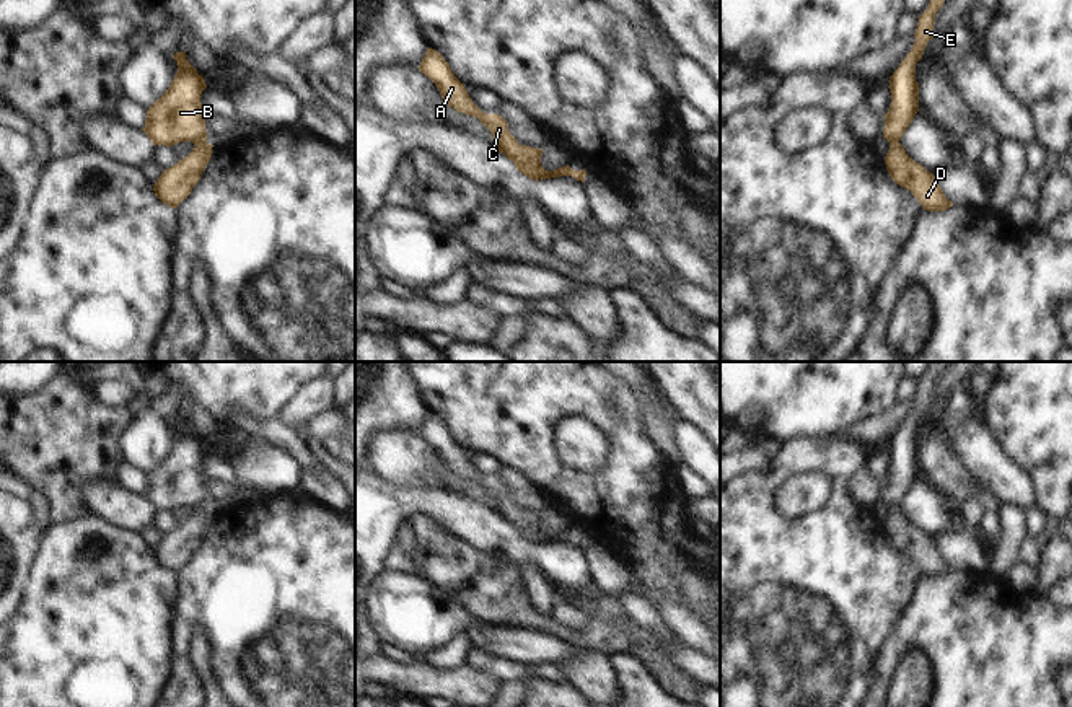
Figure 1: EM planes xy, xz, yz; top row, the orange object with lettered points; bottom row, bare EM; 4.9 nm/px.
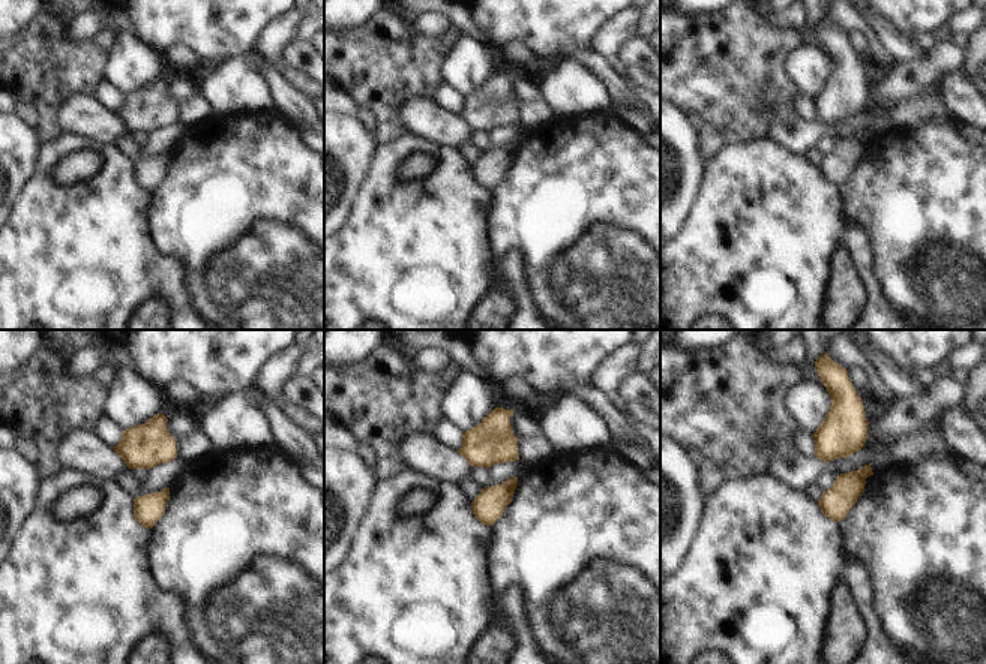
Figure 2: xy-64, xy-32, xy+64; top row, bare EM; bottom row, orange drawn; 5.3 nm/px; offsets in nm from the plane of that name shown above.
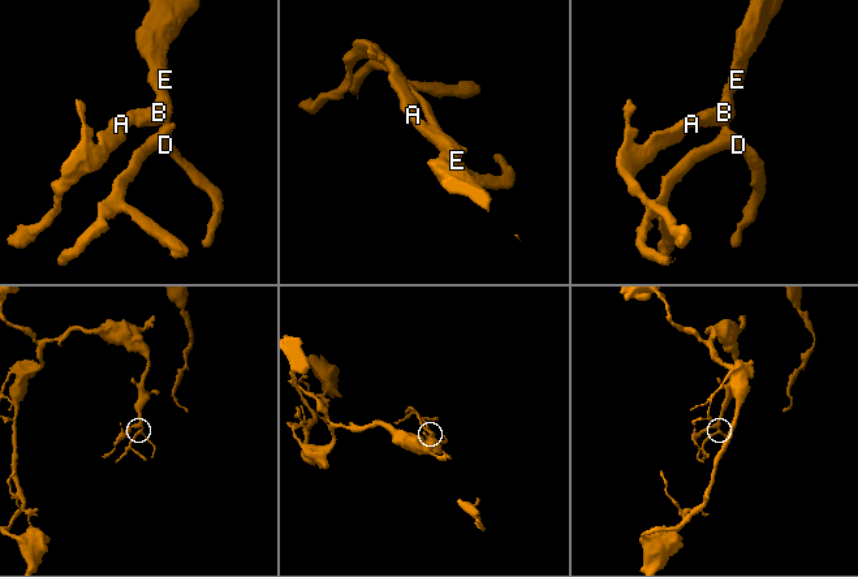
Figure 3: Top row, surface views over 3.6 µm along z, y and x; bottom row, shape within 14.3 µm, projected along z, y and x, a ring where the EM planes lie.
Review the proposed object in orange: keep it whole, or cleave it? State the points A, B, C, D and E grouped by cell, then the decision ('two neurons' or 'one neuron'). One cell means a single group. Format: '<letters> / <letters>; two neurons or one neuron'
A B C E / D; two neurons

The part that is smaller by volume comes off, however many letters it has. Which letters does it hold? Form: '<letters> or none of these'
D

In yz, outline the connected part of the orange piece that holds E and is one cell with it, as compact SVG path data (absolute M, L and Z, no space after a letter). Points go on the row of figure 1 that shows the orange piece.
M930 0L927 10L919 16L914 33L914 46L899 67L890 77L891 104L885 117L883 138L899 142L919 111L919 83L916 81L916 64L920 60L927 42L934 37L937 11L945 0Z

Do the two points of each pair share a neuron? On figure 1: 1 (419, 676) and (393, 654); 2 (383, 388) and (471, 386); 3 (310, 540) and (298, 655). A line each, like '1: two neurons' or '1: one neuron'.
1: two neurons
2: two neurons
3: one neuron

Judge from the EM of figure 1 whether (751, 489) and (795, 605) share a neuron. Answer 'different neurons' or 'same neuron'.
same neuron

